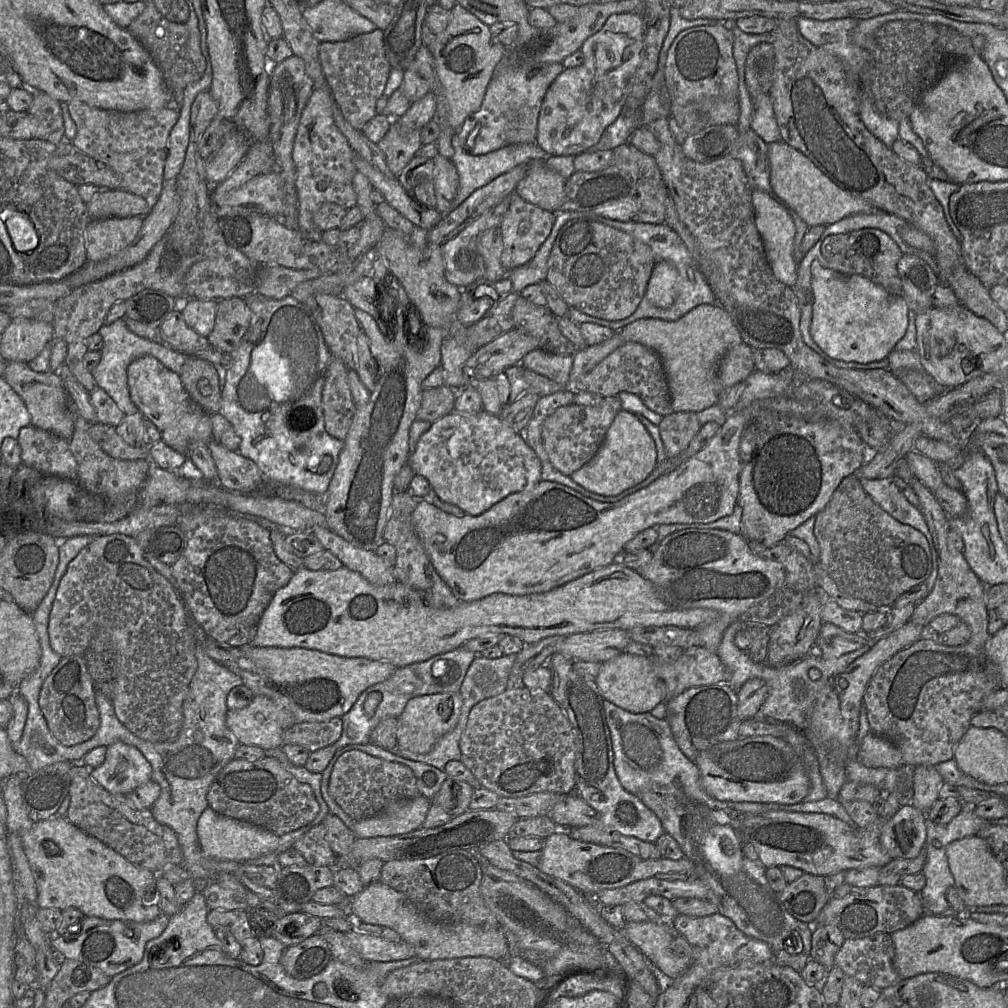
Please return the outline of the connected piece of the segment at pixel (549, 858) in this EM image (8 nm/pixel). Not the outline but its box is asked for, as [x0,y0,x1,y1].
[537,831,693,899]

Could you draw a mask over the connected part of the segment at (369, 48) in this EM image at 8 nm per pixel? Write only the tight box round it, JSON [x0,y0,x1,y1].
[319,28,391,131]

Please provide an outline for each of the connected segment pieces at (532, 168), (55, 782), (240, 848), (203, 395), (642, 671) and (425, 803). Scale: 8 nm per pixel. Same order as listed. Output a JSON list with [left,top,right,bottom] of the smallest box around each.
[[515,161,566,213],[22,762,75,822],[197,807,280,861],[180,357,221,413],[595,652,666,713],[320,748,431,838]]

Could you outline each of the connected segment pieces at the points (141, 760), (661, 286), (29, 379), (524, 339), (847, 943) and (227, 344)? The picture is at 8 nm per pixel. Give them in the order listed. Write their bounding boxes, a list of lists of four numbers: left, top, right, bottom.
[[90,741,152,795],[644,261,678,308],[3,361,74,440],[463,328,538,380],[834,932,901,989],[208,298,252,354]]

